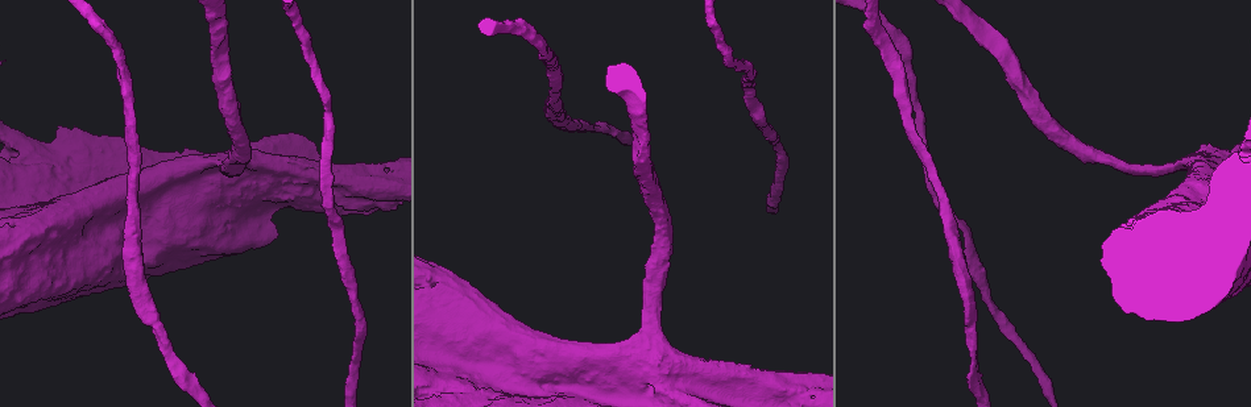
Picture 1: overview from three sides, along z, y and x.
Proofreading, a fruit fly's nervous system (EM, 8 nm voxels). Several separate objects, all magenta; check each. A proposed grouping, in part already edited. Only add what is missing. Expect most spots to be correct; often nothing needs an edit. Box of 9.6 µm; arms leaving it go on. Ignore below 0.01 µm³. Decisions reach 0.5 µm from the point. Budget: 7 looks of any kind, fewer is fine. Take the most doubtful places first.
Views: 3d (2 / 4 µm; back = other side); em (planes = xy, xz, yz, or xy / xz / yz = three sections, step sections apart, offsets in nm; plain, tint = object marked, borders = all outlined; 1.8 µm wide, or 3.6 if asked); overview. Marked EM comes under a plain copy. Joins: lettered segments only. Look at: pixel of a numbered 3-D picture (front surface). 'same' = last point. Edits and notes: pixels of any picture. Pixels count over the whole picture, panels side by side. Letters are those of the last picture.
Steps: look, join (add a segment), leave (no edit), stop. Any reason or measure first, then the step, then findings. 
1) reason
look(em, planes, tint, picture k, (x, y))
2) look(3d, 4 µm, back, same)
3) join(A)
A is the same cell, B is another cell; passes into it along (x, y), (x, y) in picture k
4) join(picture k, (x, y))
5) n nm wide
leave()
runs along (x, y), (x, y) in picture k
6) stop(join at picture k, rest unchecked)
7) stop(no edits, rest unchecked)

look(em, 3.6 µm, xz, step 8, tint, picture 1, (534, 370))

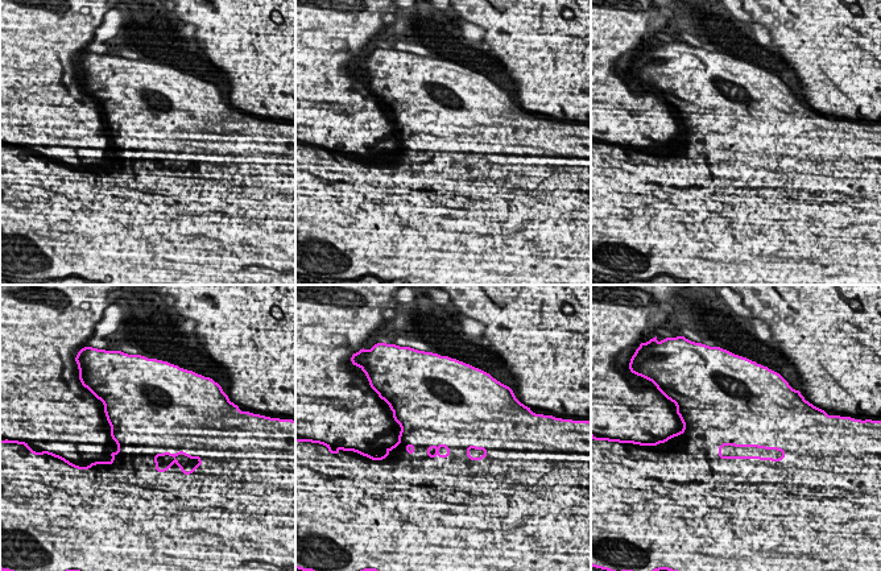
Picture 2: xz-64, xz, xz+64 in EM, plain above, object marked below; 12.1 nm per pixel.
cut it another way
look(em, 3.6 µm, planes, tint, same)

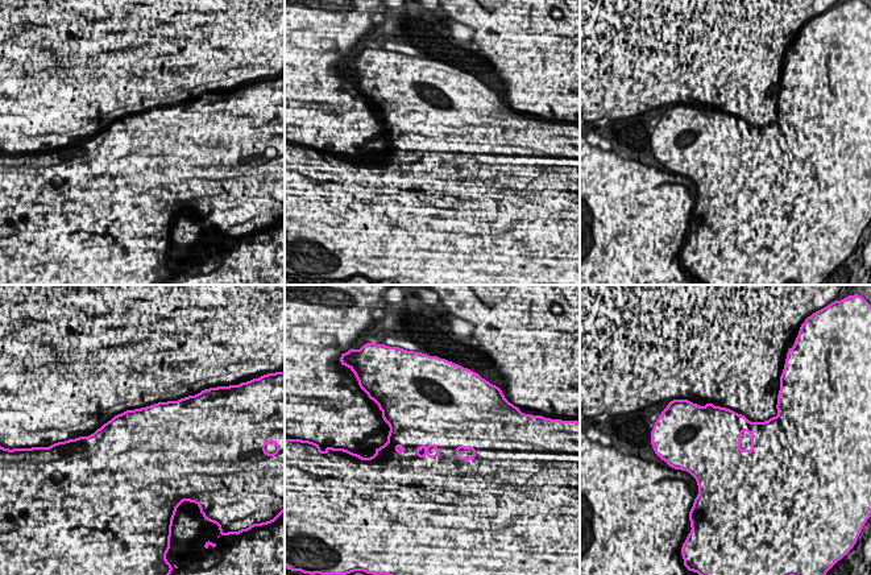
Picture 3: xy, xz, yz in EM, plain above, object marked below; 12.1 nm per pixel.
what lies round it
look(em, 3.6 µm, planes, borders, same)

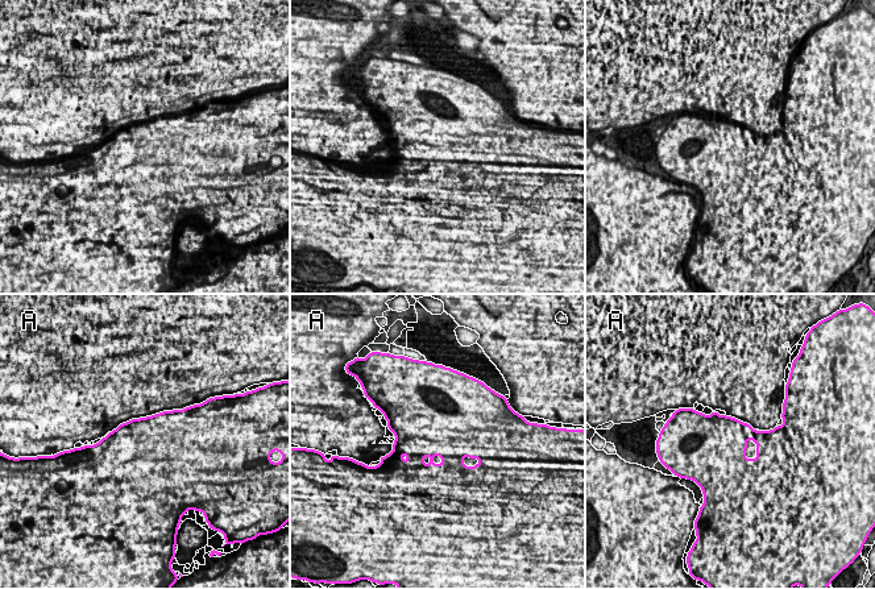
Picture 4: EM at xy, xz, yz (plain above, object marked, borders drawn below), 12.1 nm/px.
leave()
A is another cell; border along (174, 409), (131, 418), (110, 432) in picture 4; no lettered segment goes on from it

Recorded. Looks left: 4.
look(3d, 4 µm, picture 1, (640, 385))

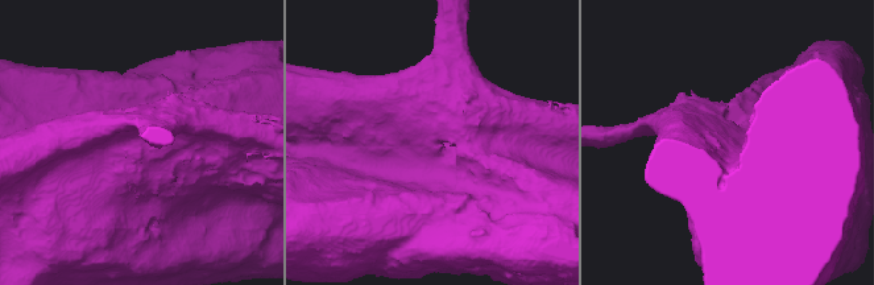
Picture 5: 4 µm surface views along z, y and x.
now the EM
look(em, 3.6 µm, yz, step 16, borders, picture 5, (432, 143))

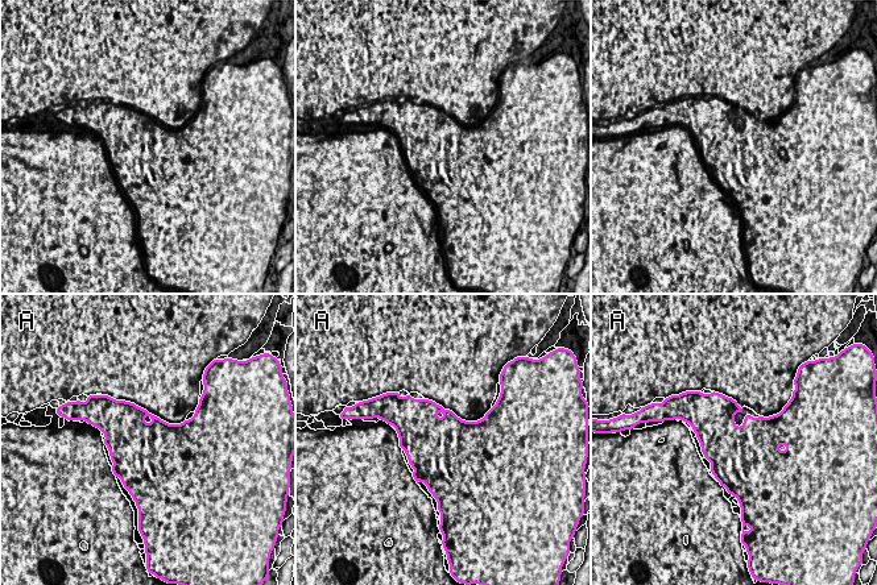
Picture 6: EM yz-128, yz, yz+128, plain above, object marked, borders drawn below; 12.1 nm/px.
cut it another way
look(em, 3.6 µm, planes, borders, same)

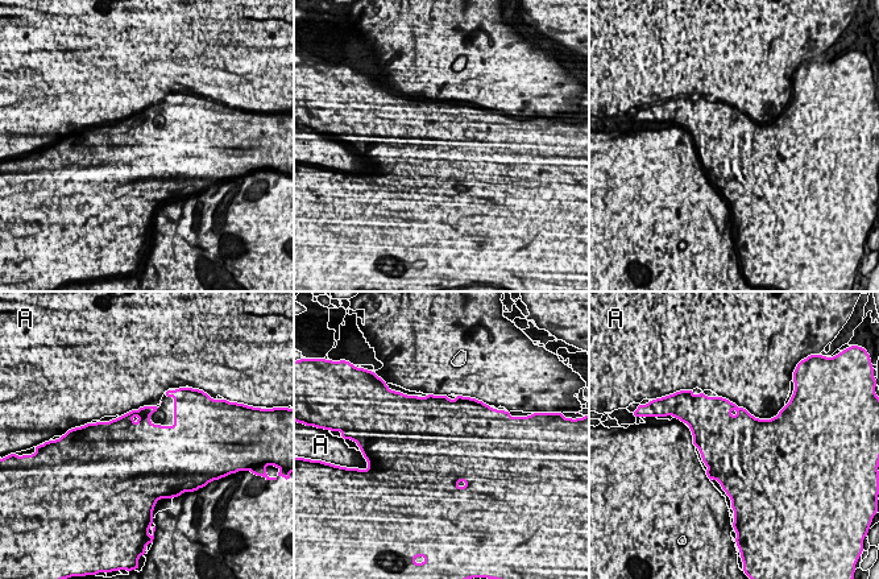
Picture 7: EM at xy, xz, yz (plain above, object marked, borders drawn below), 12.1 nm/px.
750 nm wide
leave()
A is another cell; border along (721, 397), (755, 417), (776, 416) in picture 7; none of them fits

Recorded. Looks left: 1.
abrupt turn
look(em, 3.6 µm, yz, step 8, borders, picture 1, (807, 384))

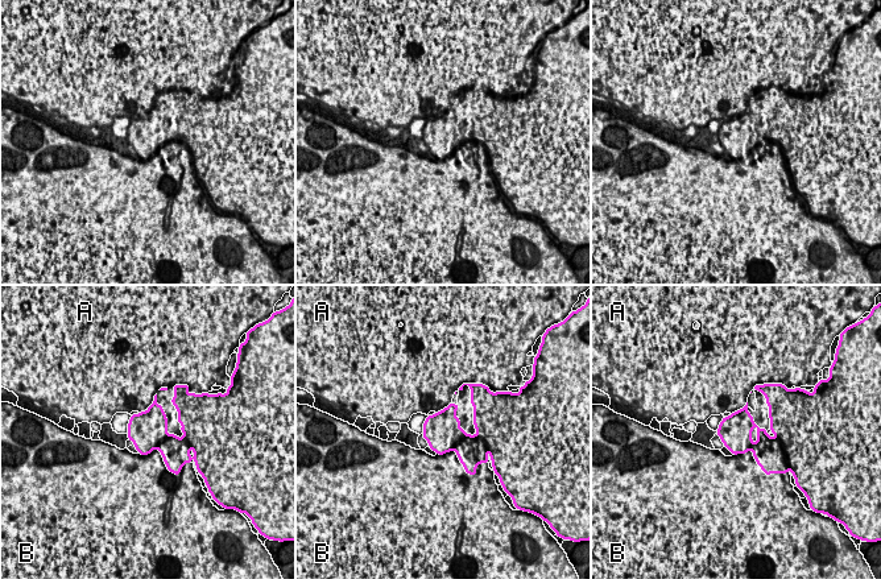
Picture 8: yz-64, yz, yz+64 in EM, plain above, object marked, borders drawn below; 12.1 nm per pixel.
440 nm wide
leave()
A and B are other cells; border along (139, 412), (154, 400), (183, 437) in picture 8; none of them fits

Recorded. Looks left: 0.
stop(no edits, rest unchecked)

